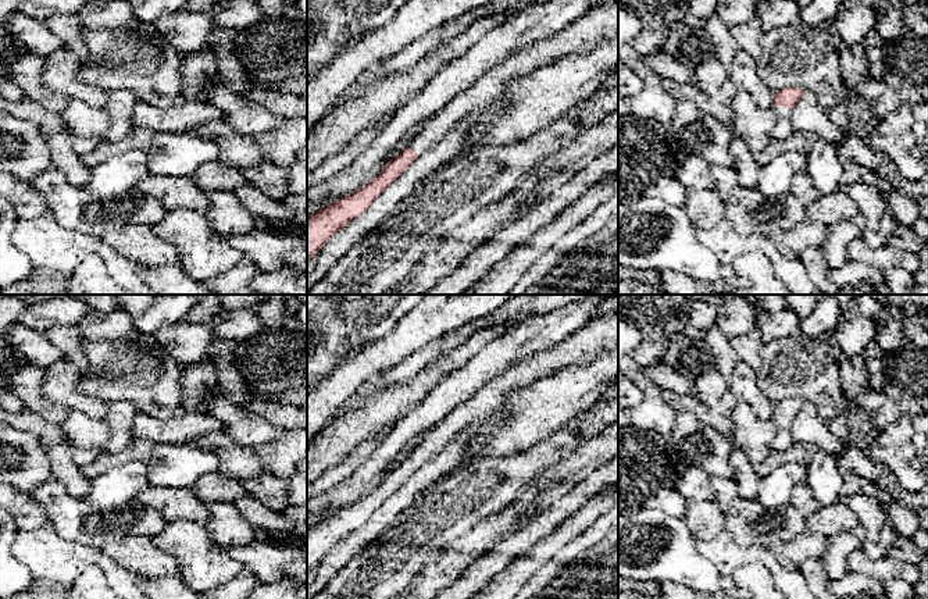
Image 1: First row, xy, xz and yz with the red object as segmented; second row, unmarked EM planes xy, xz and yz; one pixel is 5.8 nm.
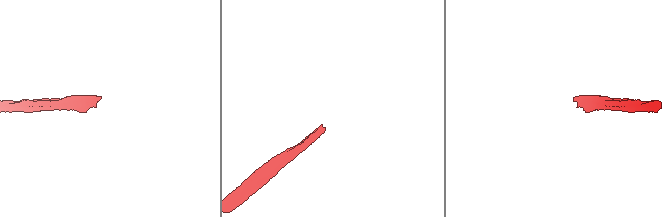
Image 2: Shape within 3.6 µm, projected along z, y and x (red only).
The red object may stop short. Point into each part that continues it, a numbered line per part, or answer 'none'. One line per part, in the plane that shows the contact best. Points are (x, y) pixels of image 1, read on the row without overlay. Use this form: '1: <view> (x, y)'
1: yz (782, 441)

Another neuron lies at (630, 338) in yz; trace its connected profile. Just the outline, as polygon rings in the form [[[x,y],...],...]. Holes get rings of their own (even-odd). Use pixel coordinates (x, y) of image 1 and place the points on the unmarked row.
[[[618,317],[618,360],[625,354],[631,354],[640,342],[640,331]]]

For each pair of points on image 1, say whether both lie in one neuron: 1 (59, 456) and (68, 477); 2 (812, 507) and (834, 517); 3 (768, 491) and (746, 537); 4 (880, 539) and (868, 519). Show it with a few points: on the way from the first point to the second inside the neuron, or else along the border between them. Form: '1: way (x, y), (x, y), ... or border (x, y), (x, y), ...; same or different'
1: way (61, 462), (67, 471); same
2: way (813, 514), (827, 517); same
3: border (755, 498), (768, 509), (780, 509), (789, 505); different
4: way (880, 534), (874, 524); same

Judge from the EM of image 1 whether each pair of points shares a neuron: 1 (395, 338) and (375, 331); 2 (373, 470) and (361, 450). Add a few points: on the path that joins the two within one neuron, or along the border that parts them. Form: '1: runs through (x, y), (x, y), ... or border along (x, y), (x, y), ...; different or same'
1: border along (399, 320), (386, 335); different
2: border along (388, 434), (342, 480); different

